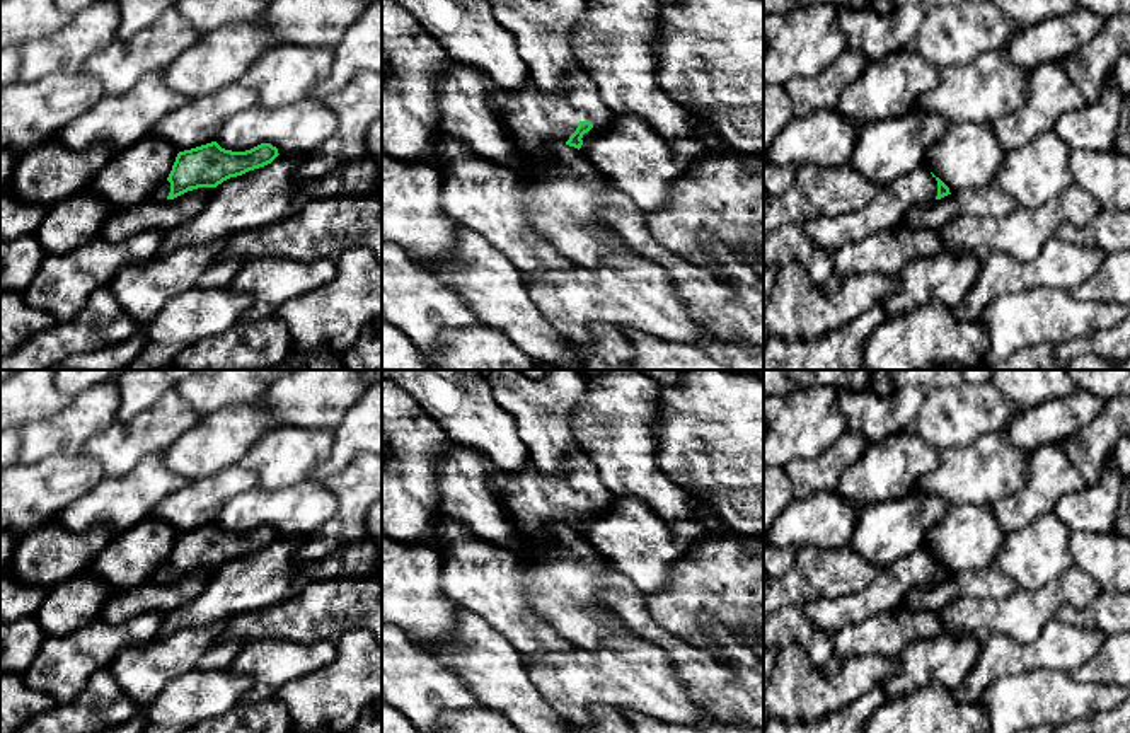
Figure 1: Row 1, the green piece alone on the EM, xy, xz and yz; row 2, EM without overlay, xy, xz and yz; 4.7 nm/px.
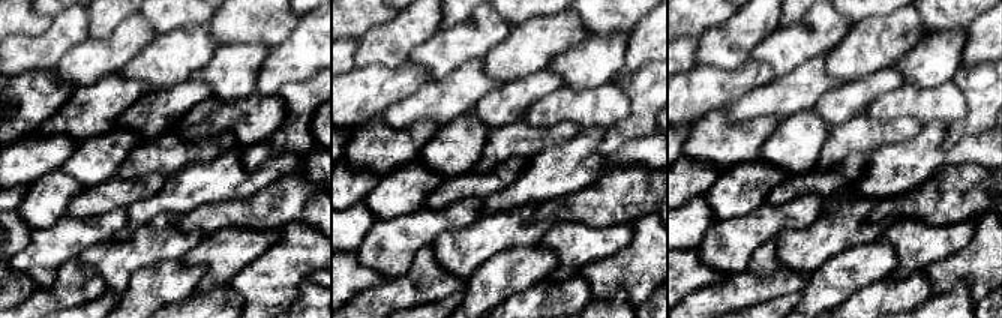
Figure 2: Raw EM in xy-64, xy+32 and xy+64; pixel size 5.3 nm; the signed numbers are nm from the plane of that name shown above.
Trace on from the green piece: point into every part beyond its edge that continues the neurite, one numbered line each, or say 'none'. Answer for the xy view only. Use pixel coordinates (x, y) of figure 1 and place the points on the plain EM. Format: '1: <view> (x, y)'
1: xy (161, 575)

